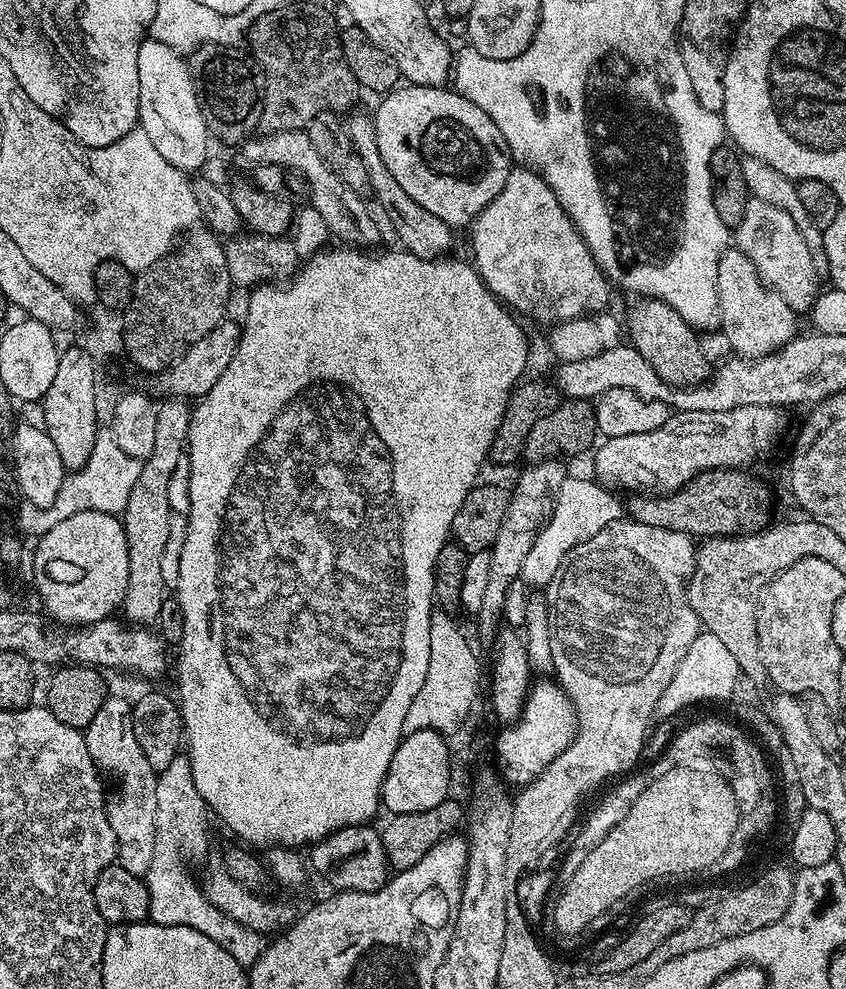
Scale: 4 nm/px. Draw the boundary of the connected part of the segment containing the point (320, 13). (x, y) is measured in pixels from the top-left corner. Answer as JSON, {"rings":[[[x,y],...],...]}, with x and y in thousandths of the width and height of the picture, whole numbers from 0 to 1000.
{"rings":[[[343,2],[338,6],[333,6],[329,10],[319,10],[319,14],[310,14],[310,18],[305,18],[305,22],[300,22],[300,26],[296,26],[296,30],[293,31],[291,37],[291,44],[294,44],[298,50],[296,50],[296,56],[299,61],[301,61],[304,67],[312,72],[312,106],[310,107],[310,115],[307,116],[307,128],[306,132],[309,134],[316,135],[319,133],[337,133],[338,131],[359,131],[363,130],[364,125],[368,121],[370,121],[376,115],[381,115],[382,113],[396,113],[398,115],[410,114],[413,111],[410,109],[416,109],[421,105],[421,100],[428,96],[428,90],[426,88],[426,84],[423,83],[423,79],[418,79],[418,71],[414,71],[414,67],[409,67],[409,59],[404,55],[404,47],[402,46],[402,33],[403,29],[401,27],[397,28],[397,20],[391,16],[390,13],[387,12],[385,9],[382,8],[378,4],[350,4],[350,2]]]}

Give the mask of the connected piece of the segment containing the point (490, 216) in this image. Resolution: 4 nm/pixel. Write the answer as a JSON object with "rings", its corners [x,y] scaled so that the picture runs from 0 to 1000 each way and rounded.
{"rings":[[[623,168],[606,169],[603,180],[598,180],[598,188],[593,188],[593,192],[589,192],[589,200],[584,200],[584,204],[579,204],[579,208],[574,208],[563,217],[563,221],[556,228],[556,234],[558,234],[559,259],[557,262],[560,264],[563,275],[567,278],[567,282],[572,284],[576,291],[579,292],[582,298],[592,307],[604,312],[606,316],[613,317],[616,321],[625,320],[626,323],[635,324],[638,328],[656,330],[664,327],[665,324],[677,324],[684,320],[693,320],[702,315],[713,315],[720,310],[719,291],[721,292],[721,284],[719,280],[714,278],[714,274],[704,267],[704,262],[697,257],[697,253],[693,249],[690,242],[686,240],[684,233],[677,229],[676,222],[667,214],[667,209],[660,204],[655,192],[647,186],[637,174]]]}

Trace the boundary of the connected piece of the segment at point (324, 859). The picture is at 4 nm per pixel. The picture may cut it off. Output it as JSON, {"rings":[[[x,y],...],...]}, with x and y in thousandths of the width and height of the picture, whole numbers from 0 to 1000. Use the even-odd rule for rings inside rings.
{"rings":[[[435,833],[397,838],[385,848],[370,854],[365,861],[368,879],[370,876],[396,901],[441,902],[461,888],[459,865],[455,862],[449,841]]]}

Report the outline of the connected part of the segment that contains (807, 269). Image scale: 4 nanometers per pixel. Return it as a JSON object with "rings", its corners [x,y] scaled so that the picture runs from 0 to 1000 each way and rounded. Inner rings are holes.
{"rings":[[[885,201],[877,224],[868,232],[868,247],[887,261],[894,276],[902,281],[908,290],[914,291],[942,317],[954,316],[967,298],[967,280],[962,273],[962,261],[957,261],[957,249],[948,241],[939,220],[910,204]]]}

